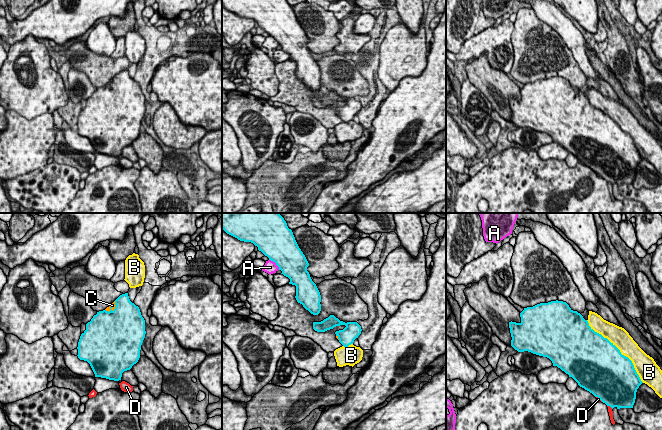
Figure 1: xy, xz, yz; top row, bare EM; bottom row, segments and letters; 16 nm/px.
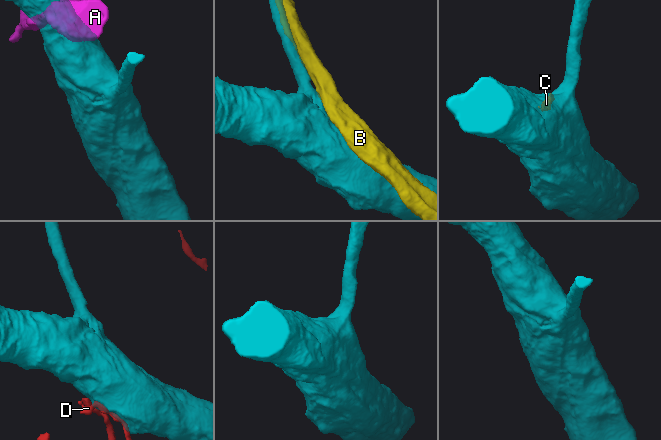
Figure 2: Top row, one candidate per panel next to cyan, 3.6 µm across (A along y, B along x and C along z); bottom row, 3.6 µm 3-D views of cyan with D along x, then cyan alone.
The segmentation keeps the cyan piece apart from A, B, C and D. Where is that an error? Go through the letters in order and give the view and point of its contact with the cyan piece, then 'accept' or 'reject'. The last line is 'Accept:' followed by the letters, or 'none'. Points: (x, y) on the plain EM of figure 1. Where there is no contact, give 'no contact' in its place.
A: xz (275, 38) | reject
B: yz (619, 126) | reject
C: xy (114, 85) | accept
D: yz (610, 182) | reject
Accept: C

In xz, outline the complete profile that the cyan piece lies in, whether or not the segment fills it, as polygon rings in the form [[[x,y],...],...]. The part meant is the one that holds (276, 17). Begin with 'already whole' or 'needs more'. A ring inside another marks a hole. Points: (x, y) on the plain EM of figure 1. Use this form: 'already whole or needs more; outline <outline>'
already whole; outline [[[222,0],[222,5],[229,11],[240,17],[251,18],[258,23],[269,36],[276,39],[281,50],[290,55],[289,60],[296,62],[296,76],[313,91],[318,91],[321,87],[321,71],[312,57],[307,43],[309,39],[299,24],[293,8],[287,0]]]

